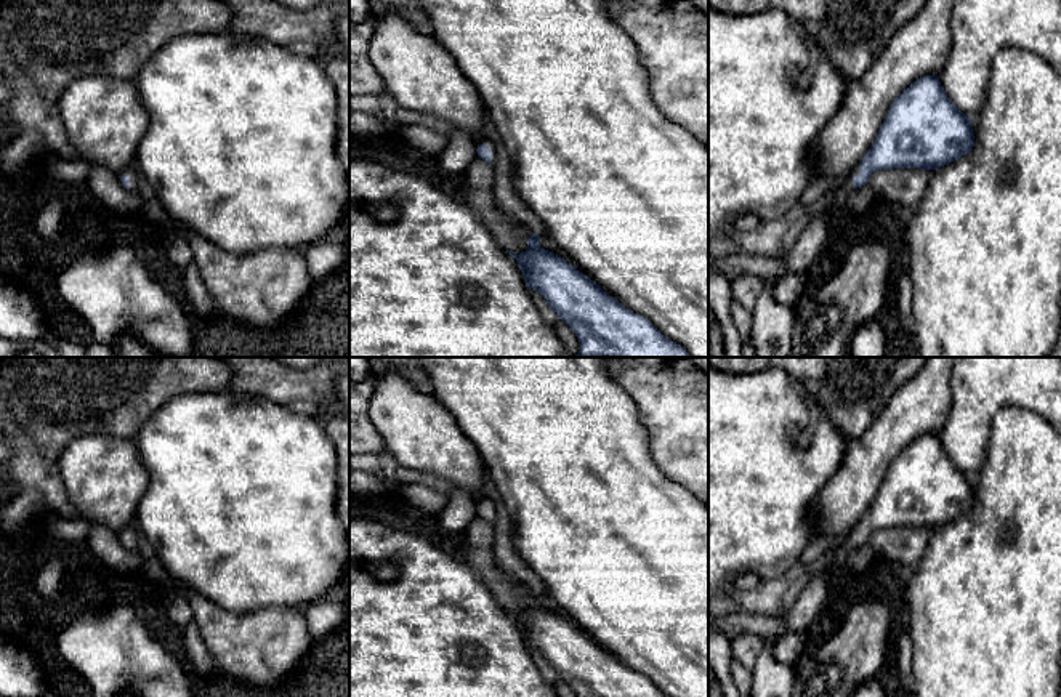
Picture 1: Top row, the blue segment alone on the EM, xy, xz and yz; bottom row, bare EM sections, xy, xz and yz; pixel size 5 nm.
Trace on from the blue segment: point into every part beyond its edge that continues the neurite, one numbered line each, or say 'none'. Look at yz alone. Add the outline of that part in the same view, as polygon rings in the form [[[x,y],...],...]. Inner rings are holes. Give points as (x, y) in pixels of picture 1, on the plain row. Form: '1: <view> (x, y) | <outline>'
1: yz (810, 604) | [[[859,524],[845,537],[843,545],[838,548],[829,567],[808,580],[792,609],[784,614],[789,631],[800,631],[805,635],[808,628],[817,622],[829,602],[830,575],[848,566],[848,554],[856,548],[853,545],[853,535],[857,532]]]

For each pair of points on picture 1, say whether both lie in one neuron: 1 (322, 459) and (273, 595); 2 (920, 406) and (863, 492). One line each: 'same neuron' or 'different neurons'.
1: same neuron
2: same neuron

